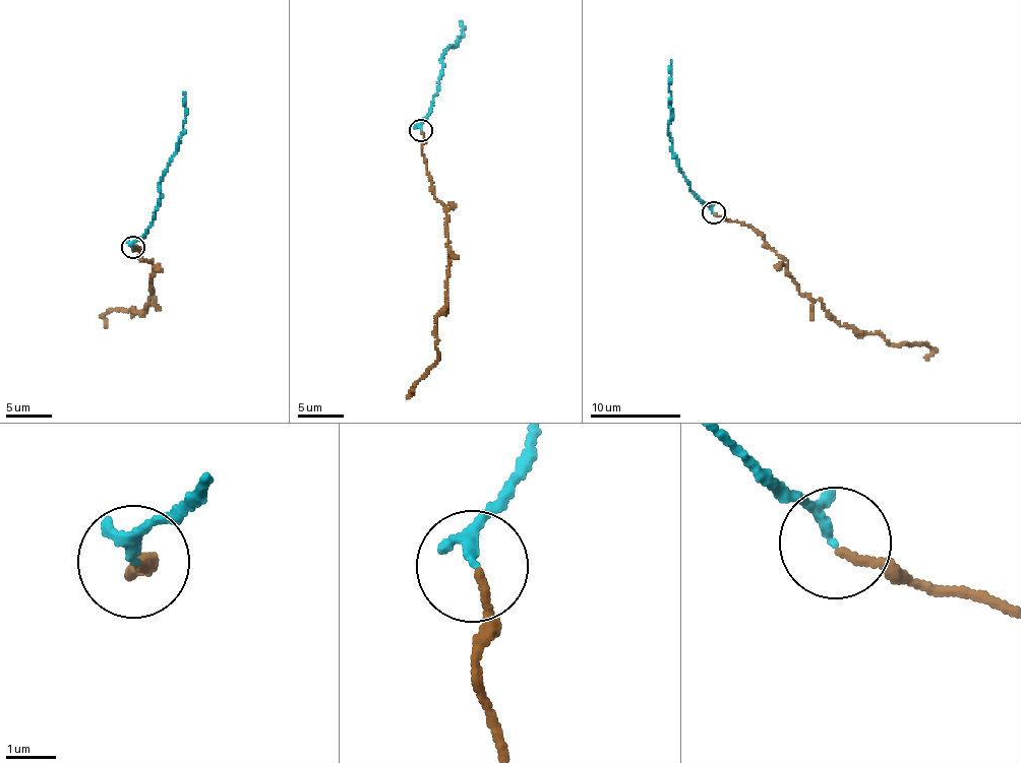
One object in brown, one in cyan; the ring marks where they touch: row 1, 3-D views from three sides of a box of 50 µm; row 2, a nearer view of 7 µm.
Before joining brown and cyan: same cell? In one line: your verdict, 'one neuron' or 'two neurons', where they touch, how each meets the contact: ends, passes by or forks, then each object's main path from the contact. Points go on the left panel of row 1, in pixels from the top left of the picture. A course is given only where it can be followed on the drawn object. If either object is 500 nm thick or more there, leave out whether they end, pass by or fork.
one neuron; place (132, 247); brown ends; cyan passes by; course brown (133, 248), (153, 263), (149, 303), (131, 315), (135, 310), (116, 309), (104, 315), (107, 327); course cyan (133, 248), (133, 241), (151, 227), (160, 205), (165, 169), (176, 151), (185, 122), (183, 92)

